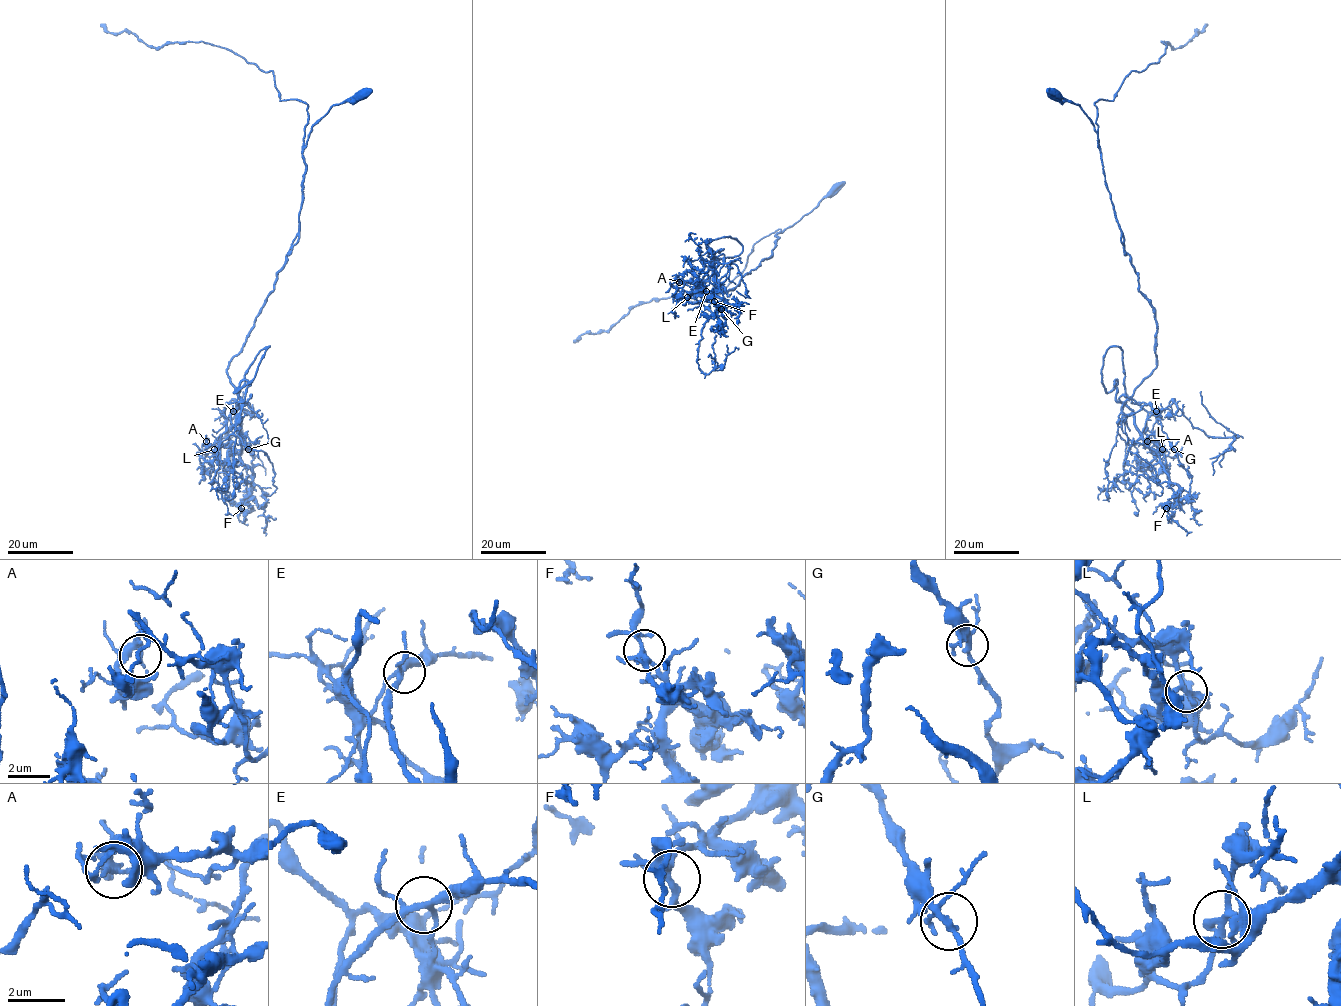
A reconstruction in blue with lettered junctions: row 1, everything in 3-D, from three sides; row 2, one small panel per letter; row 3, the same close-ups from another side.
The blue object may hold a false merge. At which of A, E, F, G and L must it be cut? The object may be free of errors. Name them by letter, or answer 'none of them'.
L

